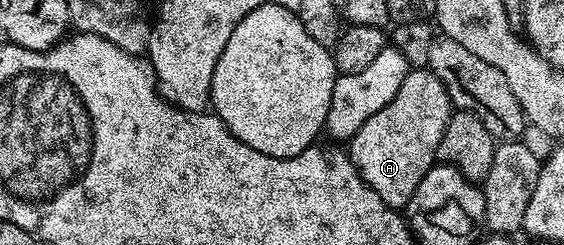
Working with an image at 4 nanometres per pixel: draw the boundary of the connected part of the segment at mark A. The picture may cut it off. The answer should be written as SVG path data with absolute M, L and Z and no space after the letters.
M409 68L406 79L380 111L370 115L350 138L352 165L361 179L391 208L400 211L408 204L414 187L436 161L436 148L450 116L444 84L427 68Z

